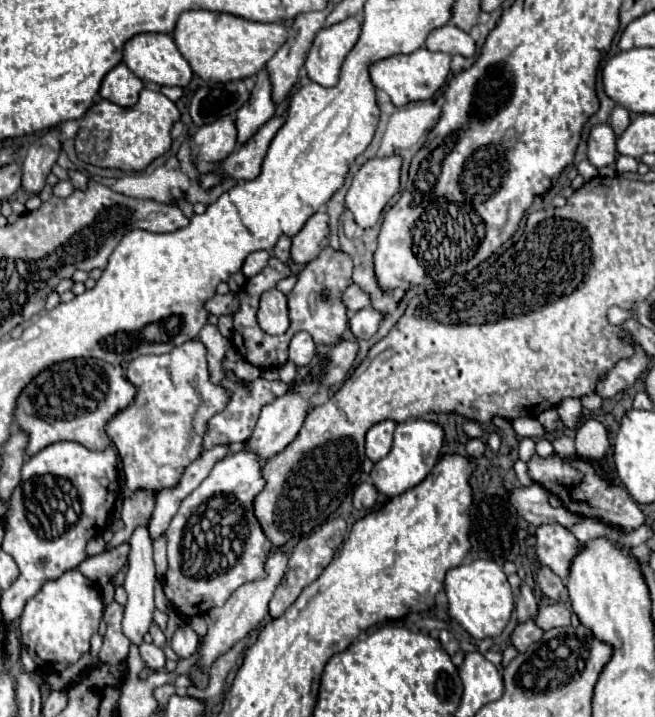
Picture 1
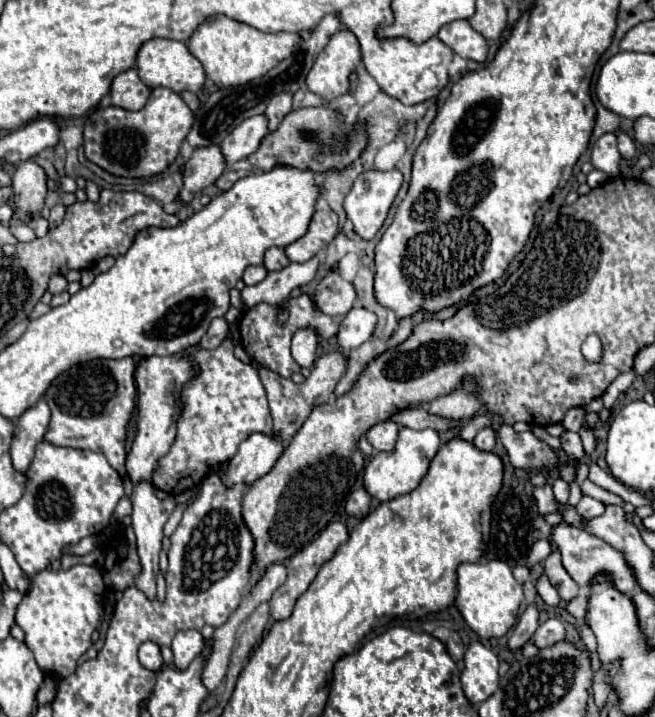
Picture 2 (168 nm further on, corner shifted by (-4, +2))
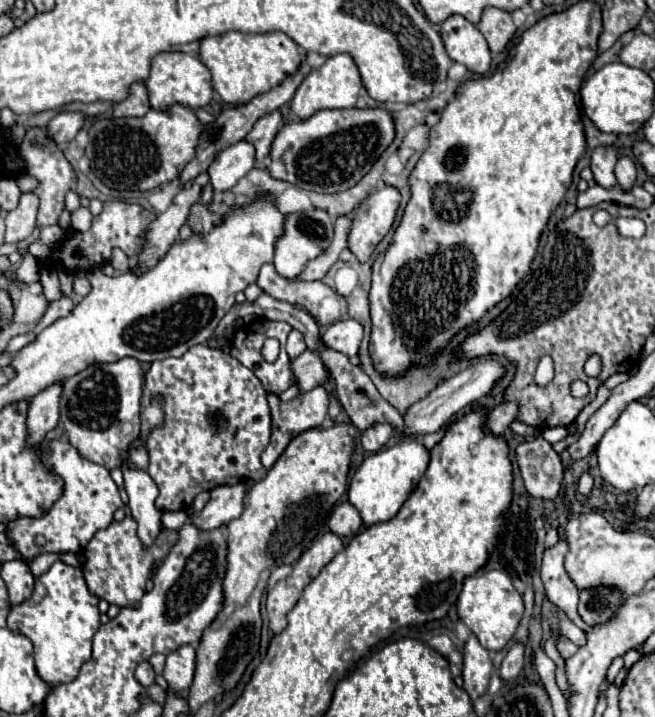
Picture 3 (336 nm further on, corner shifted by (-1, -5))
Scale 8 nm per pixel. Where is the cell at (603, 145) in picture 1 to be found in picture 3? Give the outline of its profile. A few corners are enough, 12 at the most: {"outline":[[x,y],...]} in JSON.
{"outline":[[611,145],[593,149],[591,171],[597,185],[617,185],[617,151]]}

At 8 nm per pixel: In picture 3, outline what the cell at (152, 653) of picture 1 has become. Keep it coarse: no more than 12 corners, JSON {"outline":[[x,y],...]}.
{"outline":[[149,661],[137,665],[135,679],[145,687],[155,683]]}

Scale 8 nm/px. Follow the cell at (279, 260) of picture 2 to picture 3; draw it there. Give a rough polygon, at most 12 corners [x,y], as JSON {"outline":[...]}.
{"outline":[[273,263],[257,285],[331,325],[345,317],[347,299],[321,281],[291,281]]}

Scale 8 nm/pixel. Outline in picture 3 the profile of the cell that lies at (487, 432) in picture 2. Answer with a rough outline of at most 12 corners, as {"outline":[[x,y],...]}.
{"outline":[[501,403],[487,415],[483,429],[503,435],[515,421],[517,403]]}

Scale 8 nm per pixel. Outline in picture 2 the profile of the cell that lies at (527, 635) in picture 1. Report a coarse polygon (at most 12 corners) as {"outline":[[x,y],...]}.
{"outline":[[548,618],[534,632],[538,648],[562,642],[564,624]]}

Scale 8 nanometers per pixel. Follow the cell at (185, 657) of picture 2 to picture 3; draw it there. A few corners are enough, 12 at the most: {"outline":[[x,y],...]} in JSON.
{"outline":[[183,645],[167,655],[163,677],[173,691],[193,683],[195,649]]}

